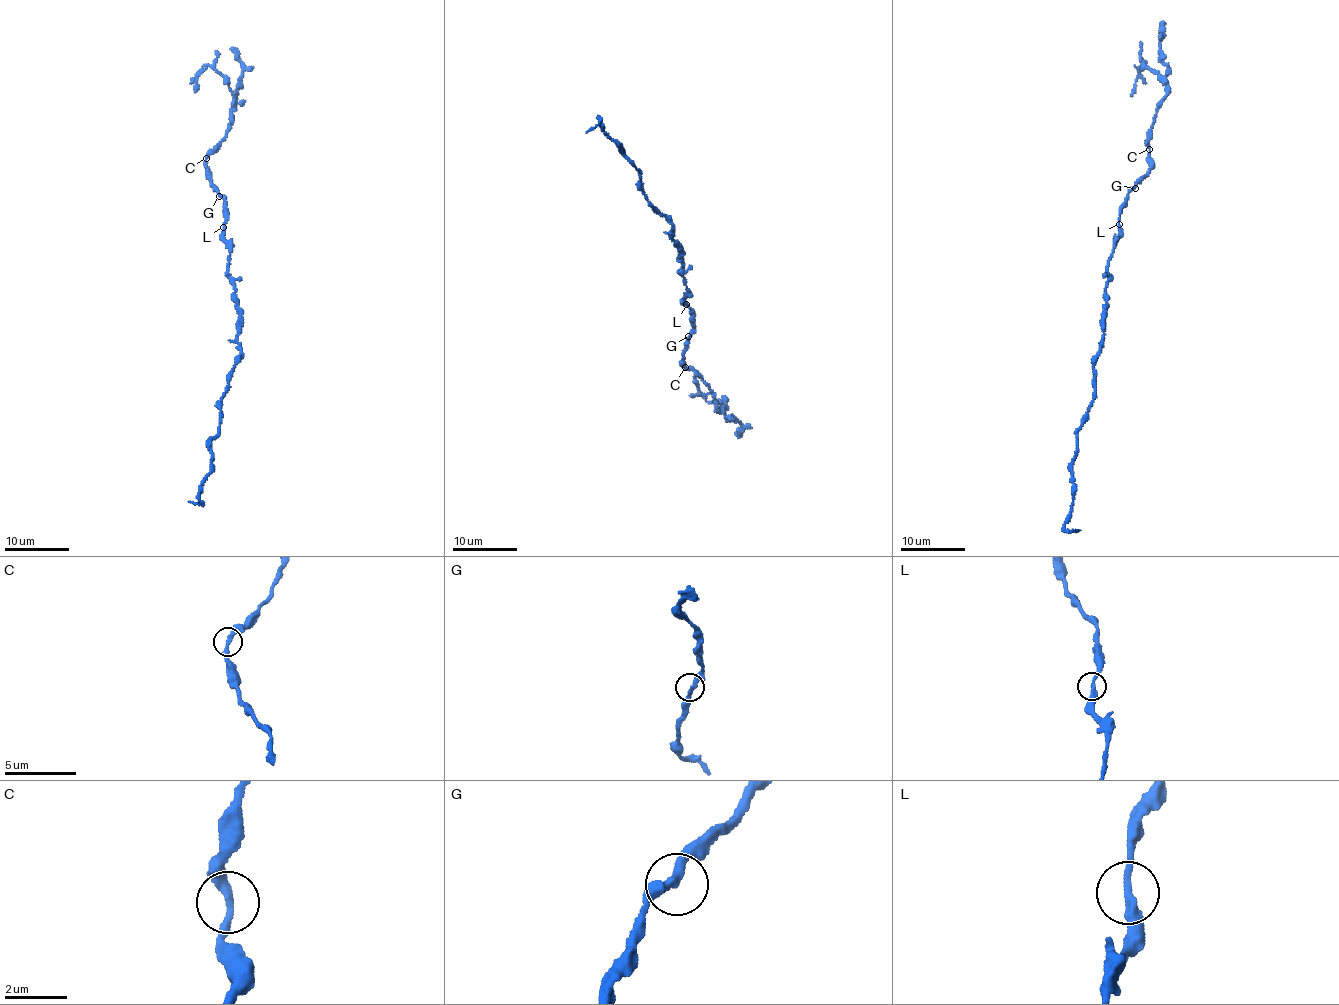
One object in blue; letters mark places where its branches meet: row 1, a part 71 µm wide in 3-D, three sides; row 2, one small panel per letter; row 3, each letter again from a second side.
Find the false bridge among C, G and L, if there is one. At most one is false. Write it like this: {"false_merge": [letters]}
{"false_merge": []}

